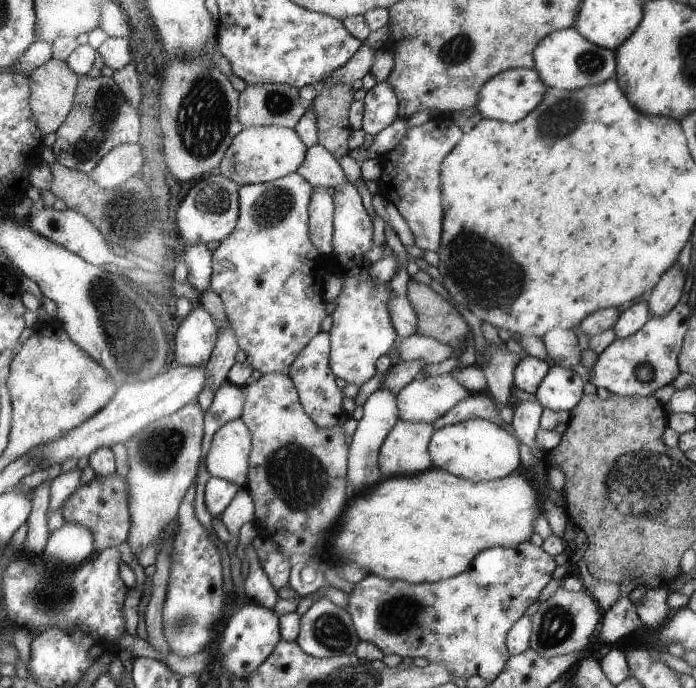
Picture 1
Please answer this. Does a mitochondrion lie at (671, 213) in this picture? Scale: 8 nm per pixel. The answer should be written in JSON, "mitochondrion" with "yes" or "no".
{"mitochondrion":"no"}

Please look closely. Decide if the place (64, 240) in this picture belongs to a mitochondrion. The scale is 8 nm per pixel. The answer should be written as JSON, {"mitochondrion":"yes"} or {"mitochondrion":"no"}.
{"mitochondrion":"no"}

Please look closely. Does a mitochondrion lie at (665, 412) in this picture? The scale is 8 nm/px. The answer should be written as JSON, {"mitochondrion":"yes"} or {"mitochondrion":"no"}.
{"mitochondrion":"no"}

